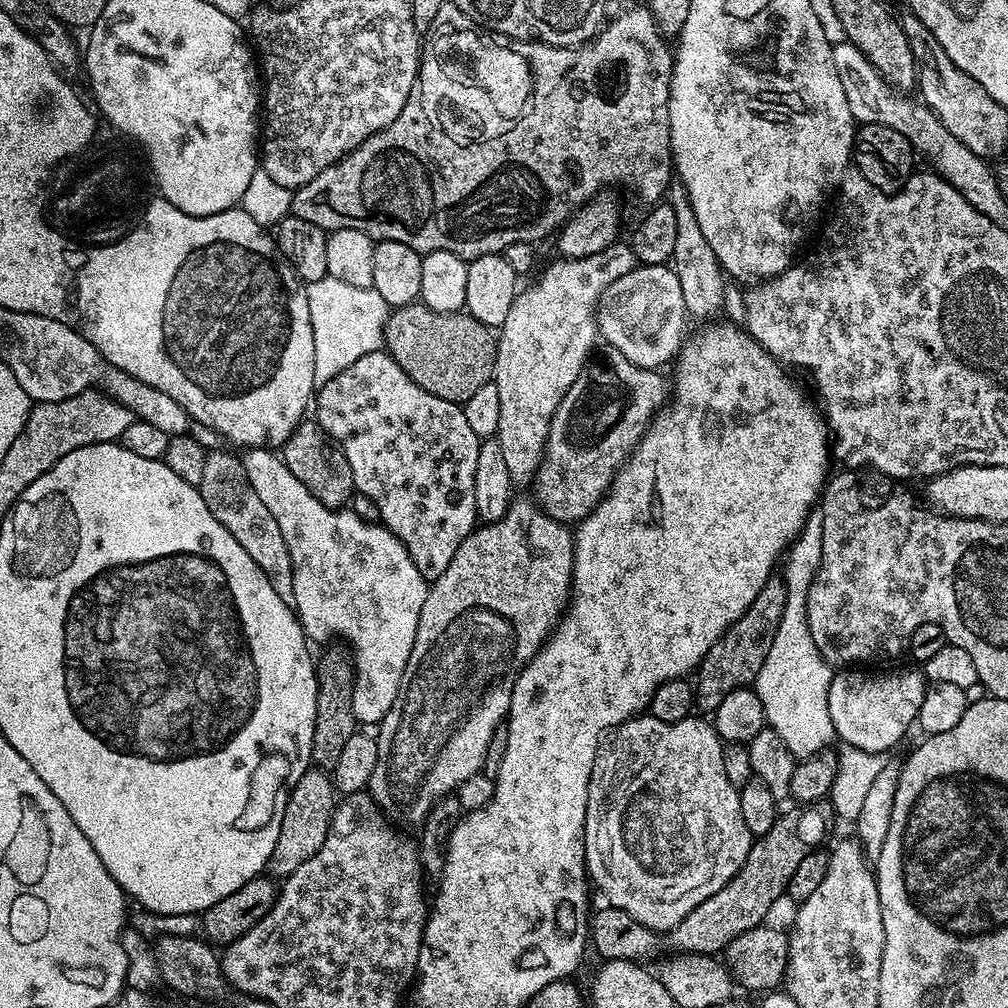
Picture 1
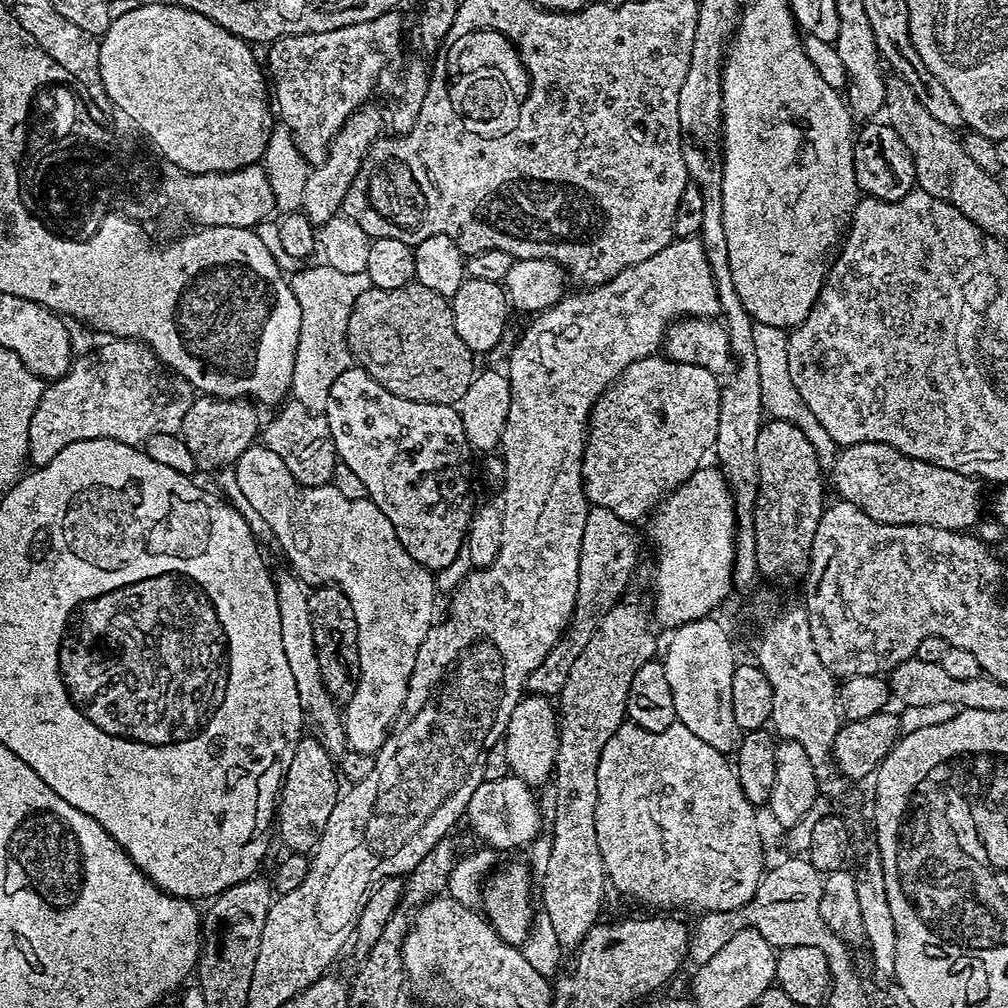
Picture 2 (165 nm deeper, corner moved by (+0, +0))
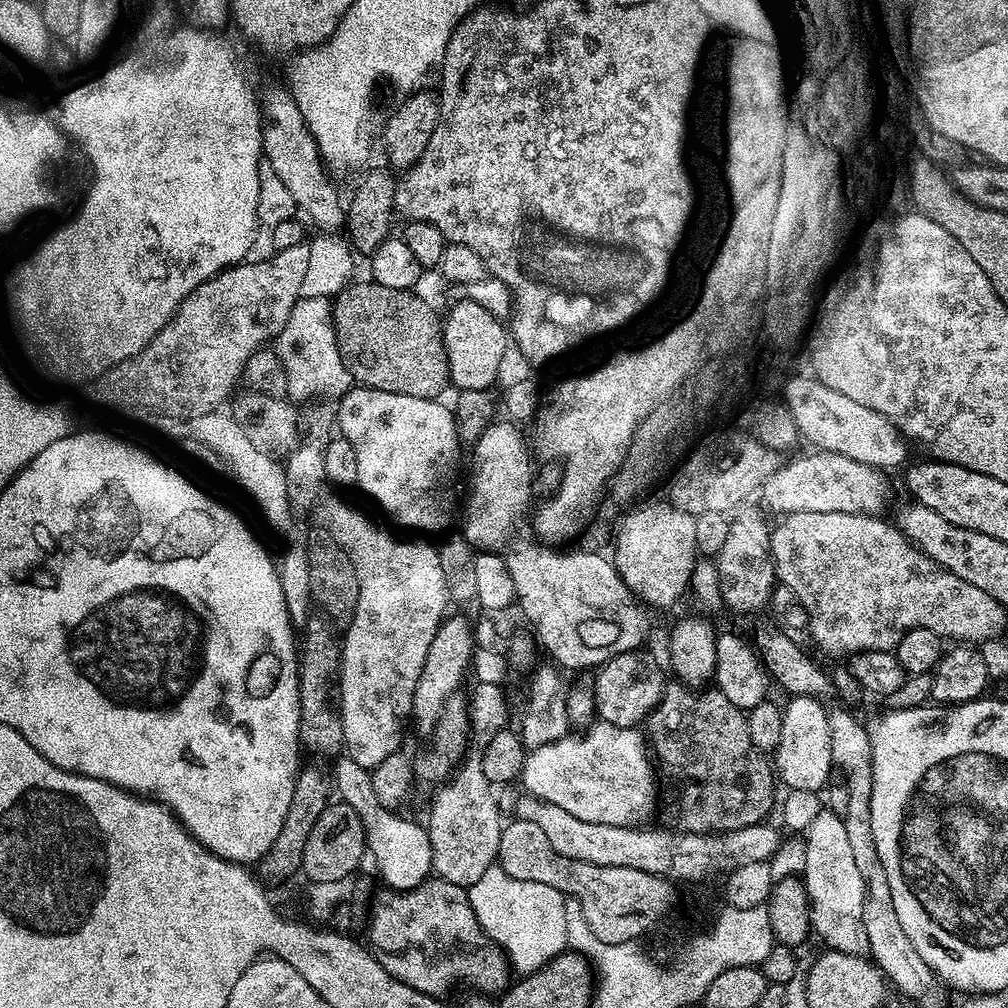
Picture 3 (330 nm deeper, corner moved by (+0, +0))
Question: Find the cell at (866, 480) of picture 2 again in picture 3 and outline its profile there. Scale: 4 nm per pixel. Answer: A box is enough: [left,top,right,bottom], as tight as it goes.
[762,451,888,518]

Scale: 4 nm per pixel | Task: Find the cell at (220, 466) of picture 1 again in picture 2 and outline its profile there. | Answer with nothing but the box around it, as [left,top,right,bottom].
[276,571,348,757]

